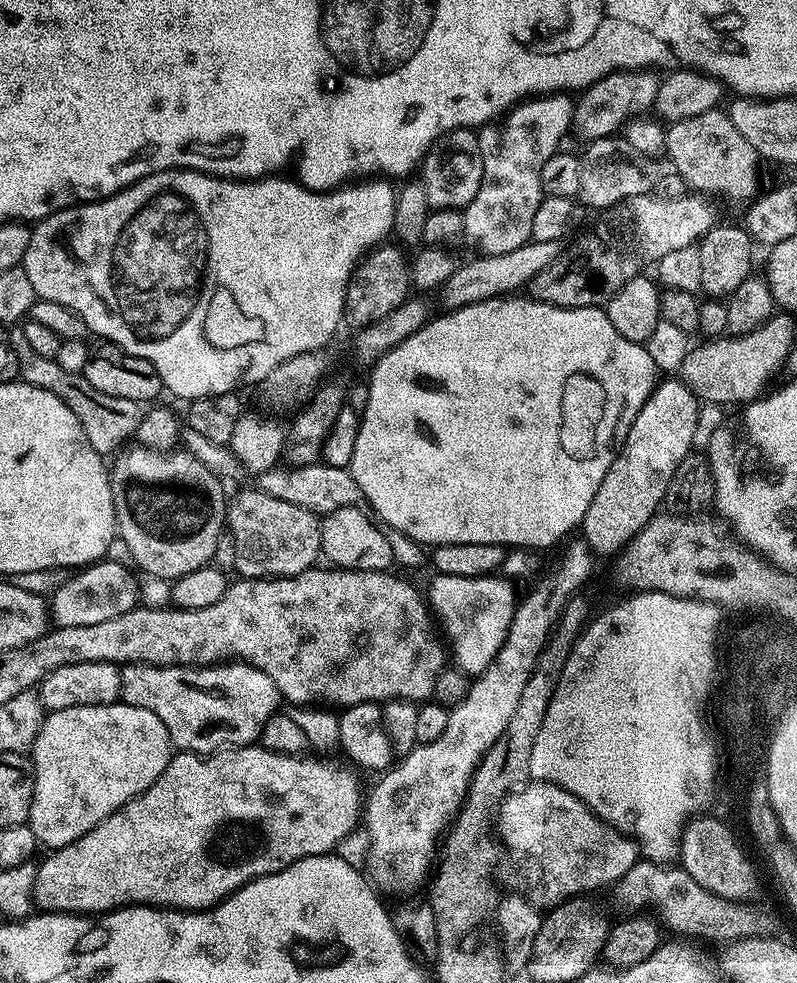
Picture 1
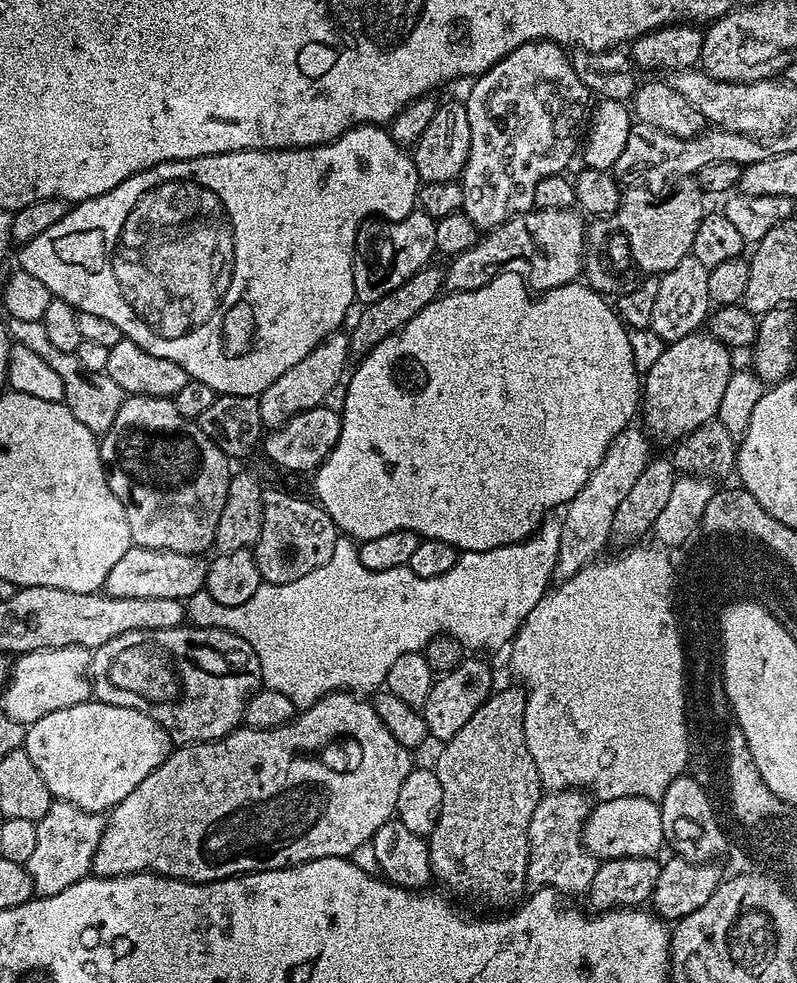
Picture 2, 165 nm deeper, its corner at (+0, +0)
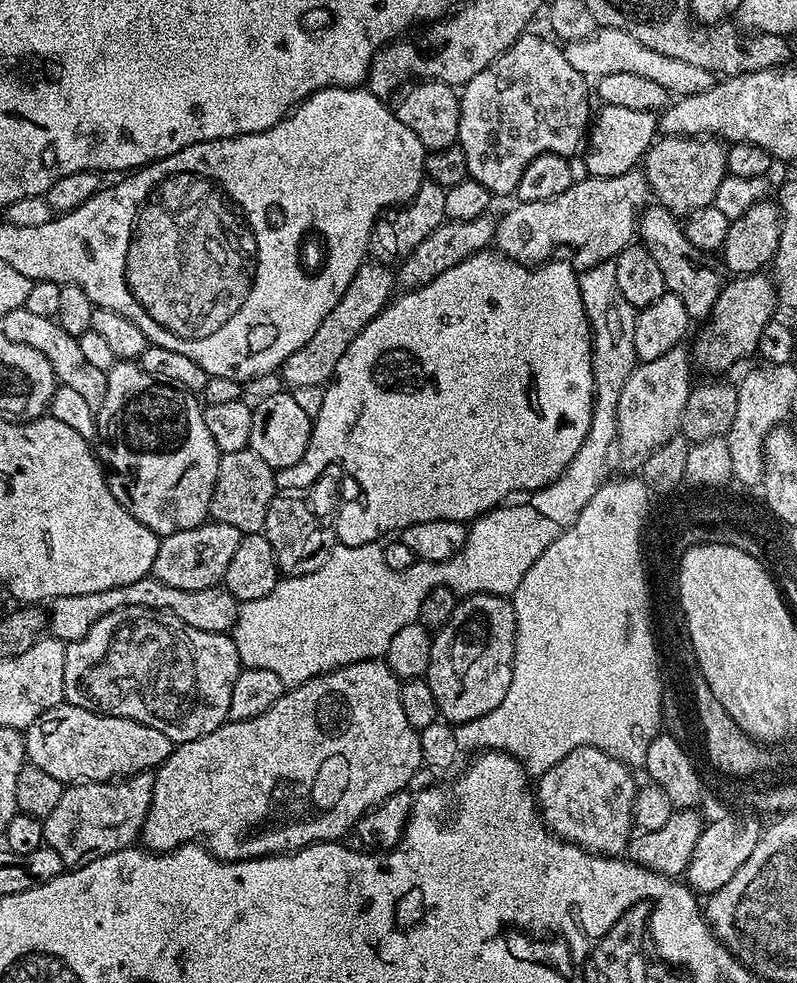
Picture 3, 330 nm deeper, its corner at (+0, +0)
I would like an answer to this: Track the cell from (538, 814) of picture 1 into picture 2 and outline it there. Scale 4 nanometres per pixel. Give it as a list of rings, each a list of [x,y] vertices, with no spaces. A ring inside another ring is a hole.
[[[631,796],[630,798],[626,798],[625,800],[622,801],[618,800],[599,801],[599,803],[597,803],[595,807],[591,809],[591,812],[588,816],[588,820],[584,824],[583,838],[584,838],[584,851],[596,857],[597,861],[600,862],[603,862],[605,860],[613,860],[614,858],[657,857],[658,856],[657,853],[661,849],[663,850],[663,848],[665,847],[664,835],[662,834],[662,818],[659,803],[657,801],[642,798],[641,796]]]

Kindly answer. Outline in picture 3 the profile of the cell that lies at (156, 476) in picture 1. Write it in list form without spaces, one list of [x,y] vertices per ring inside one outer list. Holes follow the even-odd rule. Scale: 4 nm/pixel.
[[[117,362],[108,369],[106,377],[108,380],[105,386],[104,397],[100,403],[100,407],[95,409],[96,440],[98,443],[95,445],[94,451],[103,467],[104,480],[108,484],[110,494],[114,494],[116,501],[137,522],[142,526],[146,526],[151,532],[155,532],[161,538],[175,532],[181,532],[182,530],[197,528],[200,524],[205,523],[209,519],[208,511],[210,510],[210,498],[214,494],[214,482],[218,482],[218,462],[222,453],[218,450],[218,446],[214,446],[214,438],[210,438],[210,430],[206,430],[204,408],[201,401],[195,395],[185,392],[179,386],[163,384],[160,380],[150,378],[150,374],[146,374],[141,370],[139,363],[136,362]]]

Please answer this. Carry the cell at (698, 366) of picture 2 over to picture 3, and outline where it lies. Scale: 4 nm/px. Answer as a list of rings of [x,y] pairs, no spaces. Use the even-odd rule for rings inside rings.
[[[759,272],[733,277],[723,285],[712,308],[711,319],[718,321],[719,326],[715,330],[704,331],[696,340],[694,350],[698,353],[699,362],[712,372],[722,372],[744,356],[754,356],[765,327],[777,310],[778,293],[769,275]]]

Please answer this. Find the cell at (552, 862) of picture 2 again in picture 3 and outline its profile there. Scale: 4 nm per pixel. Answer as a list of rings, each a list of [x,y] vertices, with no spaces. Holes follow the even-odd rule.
[[[592,745],[571,751],[537,779],[541,820],[565,843],[576,844],[597,856],[619,857],[628,847],[634,824],[632,807],[638,782],[631,772],[629,765]]]

